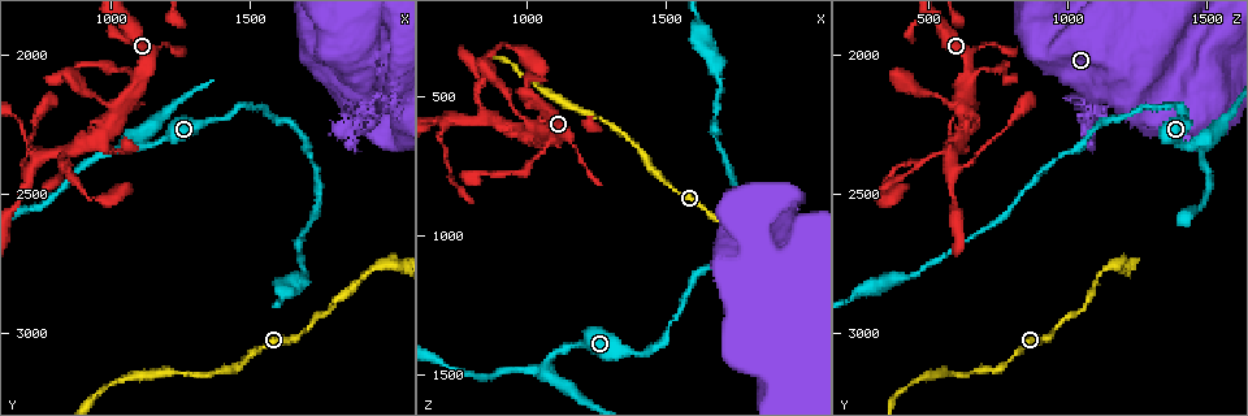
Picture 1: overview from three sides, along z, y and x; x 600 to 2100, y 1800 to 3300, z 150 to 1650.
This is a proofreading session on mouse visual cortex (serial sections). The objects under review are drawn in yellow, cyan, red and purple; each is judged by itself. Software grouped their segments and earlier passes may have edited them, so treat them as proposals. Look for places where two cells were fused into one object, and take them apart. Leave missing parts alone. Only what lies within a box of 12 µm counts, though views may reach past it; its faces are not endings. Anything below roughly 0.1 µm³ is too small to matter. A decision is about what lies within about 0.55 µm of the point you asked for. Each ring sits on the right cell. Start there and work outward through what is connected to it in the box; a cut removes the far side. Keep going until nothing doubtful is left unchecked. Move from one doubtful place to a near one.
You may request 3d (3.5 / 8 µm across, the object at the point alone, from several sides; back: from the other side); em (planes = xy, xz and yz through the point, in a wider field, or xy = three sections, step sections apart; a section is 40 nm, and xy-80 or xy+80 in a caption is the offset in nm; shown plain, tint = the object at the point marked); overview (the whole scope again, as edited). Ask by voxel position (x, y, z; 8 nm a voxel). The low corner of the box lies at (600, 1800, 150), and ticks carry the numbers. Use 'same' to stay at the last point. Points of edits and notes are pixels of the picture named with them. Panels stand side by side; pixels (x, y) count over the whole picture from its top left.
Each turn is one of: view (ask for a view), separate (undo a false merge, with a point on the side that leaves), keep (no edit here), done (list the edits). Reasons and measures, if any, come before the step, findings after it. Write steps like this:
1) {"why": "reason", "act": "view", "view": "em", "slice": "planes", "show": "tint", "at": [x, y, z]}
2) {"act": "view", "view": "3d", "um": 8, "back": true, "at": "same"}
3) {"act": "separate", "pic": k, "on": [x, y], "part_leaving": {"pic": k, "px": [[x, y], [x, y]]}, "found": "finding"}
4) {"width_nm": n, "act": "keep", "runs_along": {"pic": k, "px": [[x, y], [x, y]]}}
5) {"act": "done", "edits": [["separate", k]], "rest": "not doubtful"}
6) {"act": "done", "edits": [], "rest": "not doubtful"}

{"why": "two arms in line, one across", "act": "view", "view": "3d", "um": 8, "at": [1980, 2740, 1160]}

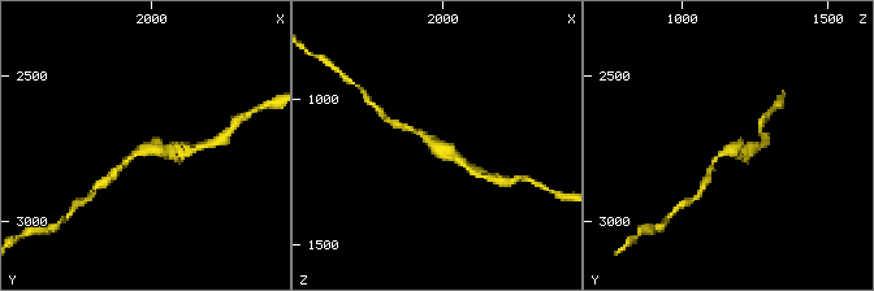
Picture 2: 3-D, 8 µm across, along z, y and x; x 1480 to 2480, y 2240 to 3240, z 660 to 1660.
{"arms": 3, "arm_widths_nm": [150, 150, 150], "why": "need the tissue", "act": "view", "view": "em", "slice": "planes", "show": "tint", "at": [1980, 2750, 1170]}

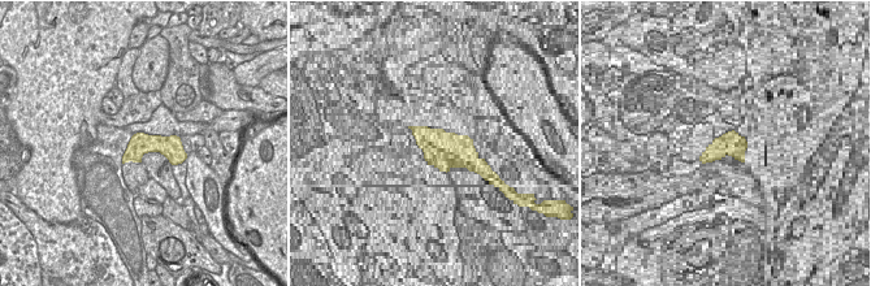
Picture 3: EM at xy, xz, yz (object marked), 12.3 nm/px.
{"act": "keep", "runs_along": {"pic": 3, "px": [[182, 156], [141, 144], [125, 159]]}, "found": "one cell here"}

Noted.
{"why": "sharp bend", "act": "view", "view": "3d", "um": 3.5, "at": [1920, 2210, 1110]}

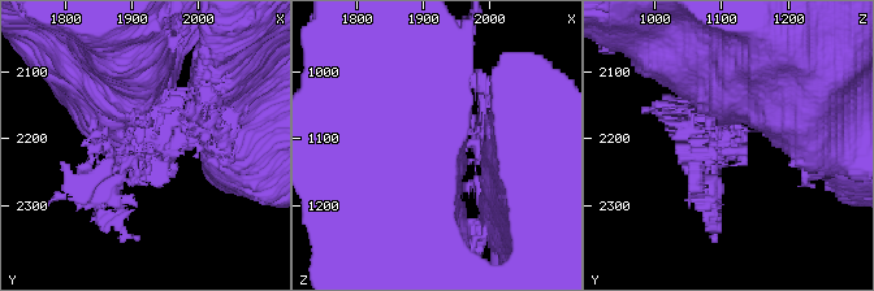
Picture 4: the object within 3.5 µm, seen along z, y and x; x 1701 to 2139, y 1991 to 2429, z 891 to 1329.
{"act": "view", "view": "em", "slice": "xy", "step": 5, "show": "tint", "at": [1910, 2200, 1105]}

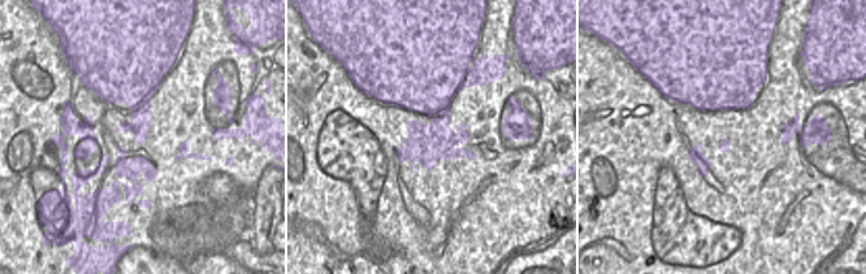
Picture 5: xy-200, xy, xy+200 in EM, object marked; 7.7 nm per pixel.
{"act": "keep", "found": "continuous, no second cell"}

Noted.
{"why": "abrupt turn", "act": "view", "view": "3d", "um": 3.5, "at": [710, 2410, 600]}

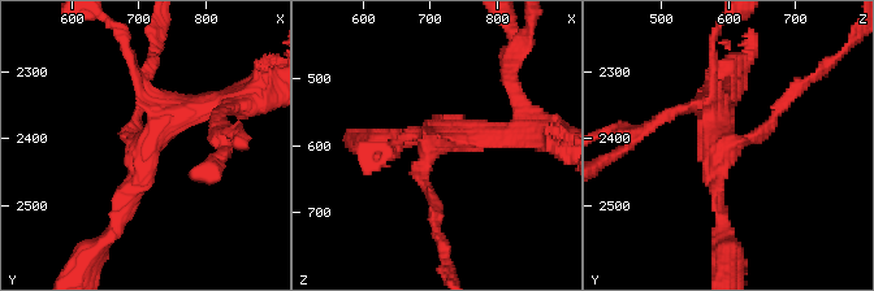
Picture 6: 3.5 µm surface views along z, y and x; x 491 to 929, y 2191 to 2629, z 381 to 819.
{"why": "need the tissue", "act": "view", "view": "em", "slice": "xy", "step": 2, "show": "tint", "at": [705, 2410, 590]}

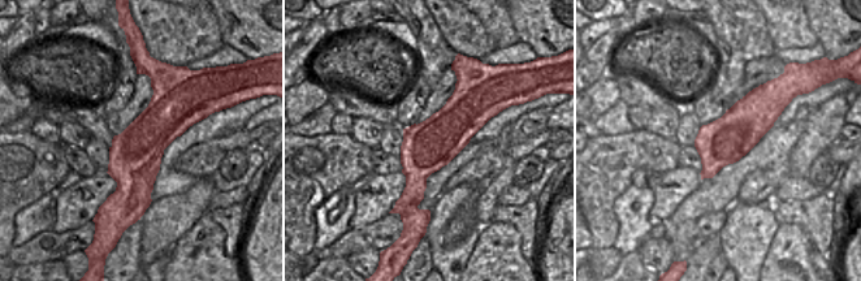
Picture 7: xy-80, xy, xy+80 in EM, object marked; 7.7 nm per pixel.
{"act": "keep", "runs_along": {"pic": 6, "px": [[221, 104], [146, 144], [119, 220]]}, "found": "continuous, no second cell"}

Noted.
{"act": "done", "edits": [], "rest": "not doubtful"}

